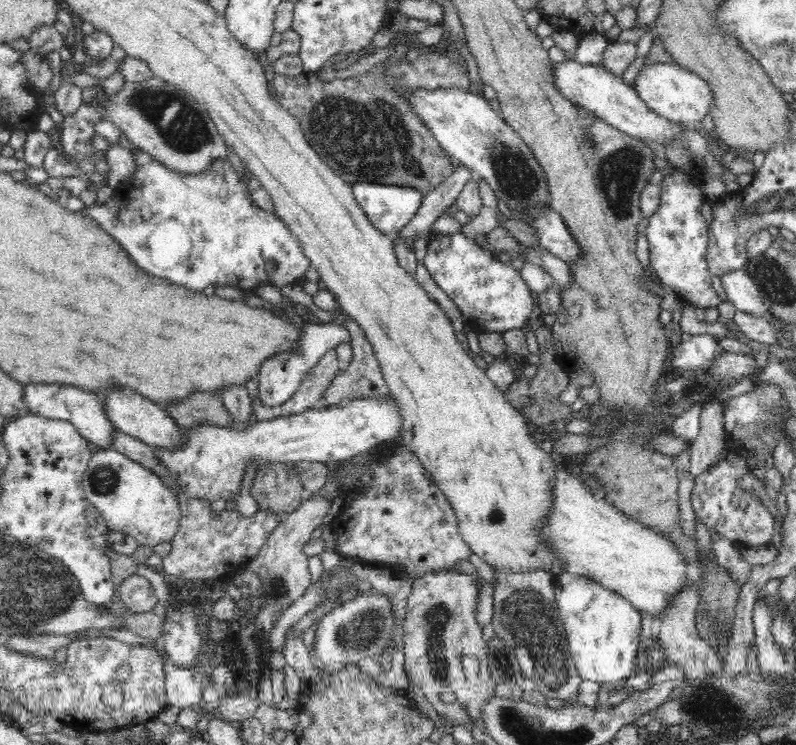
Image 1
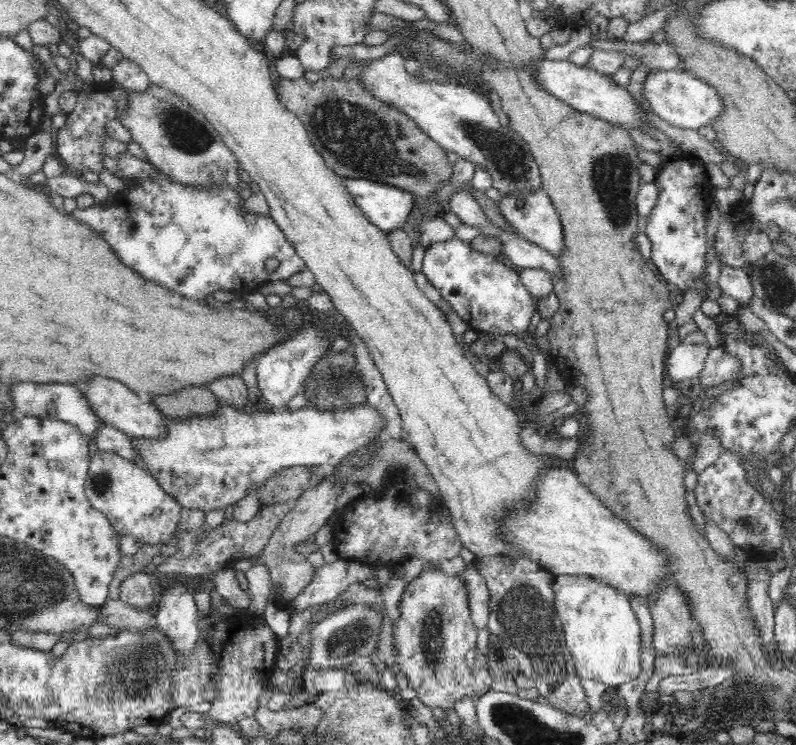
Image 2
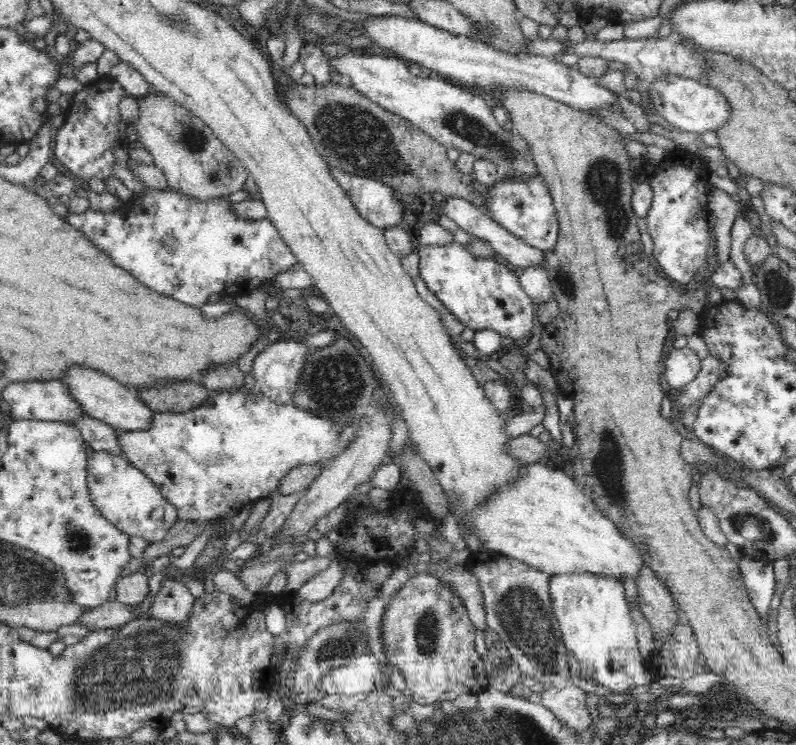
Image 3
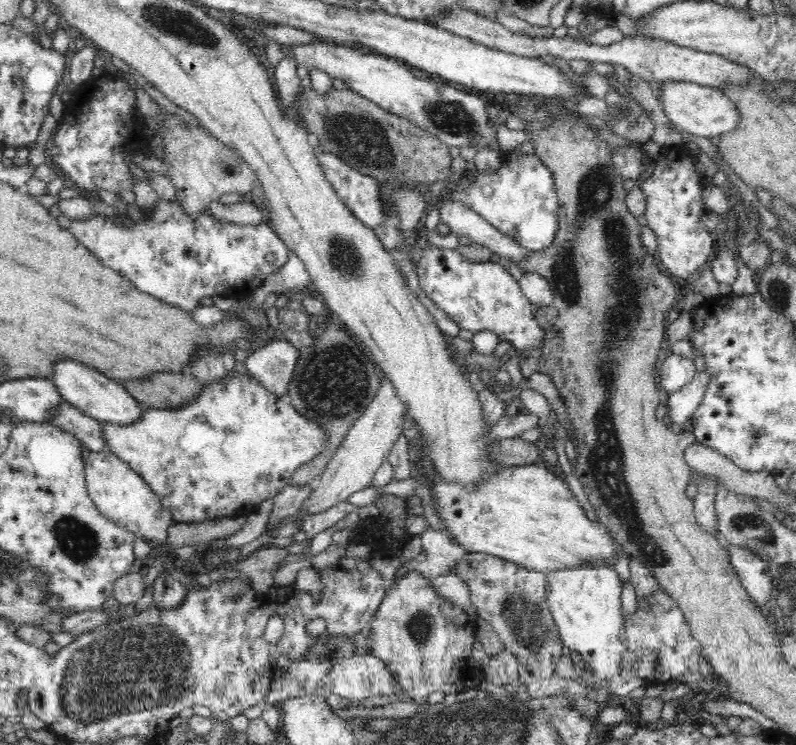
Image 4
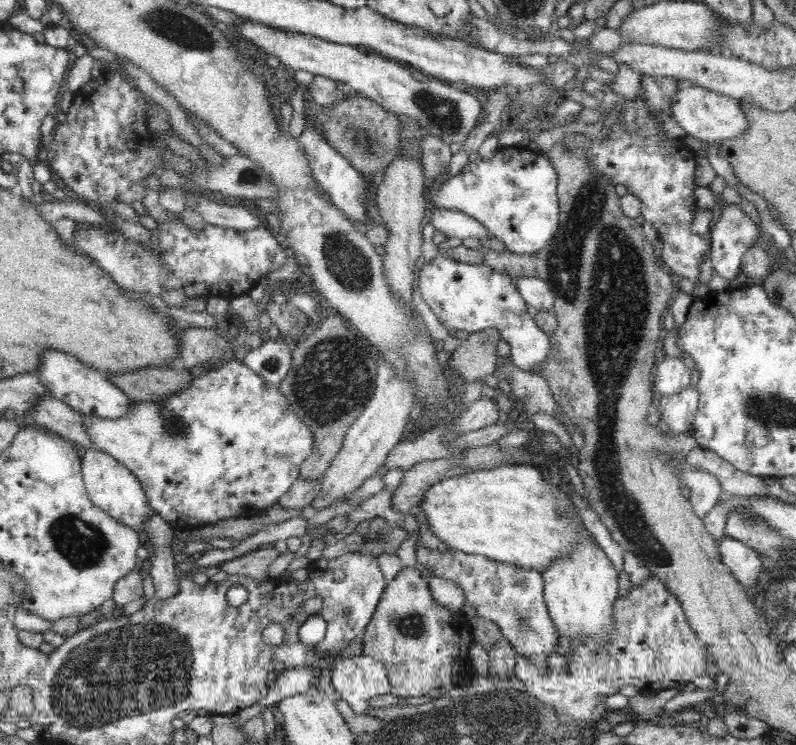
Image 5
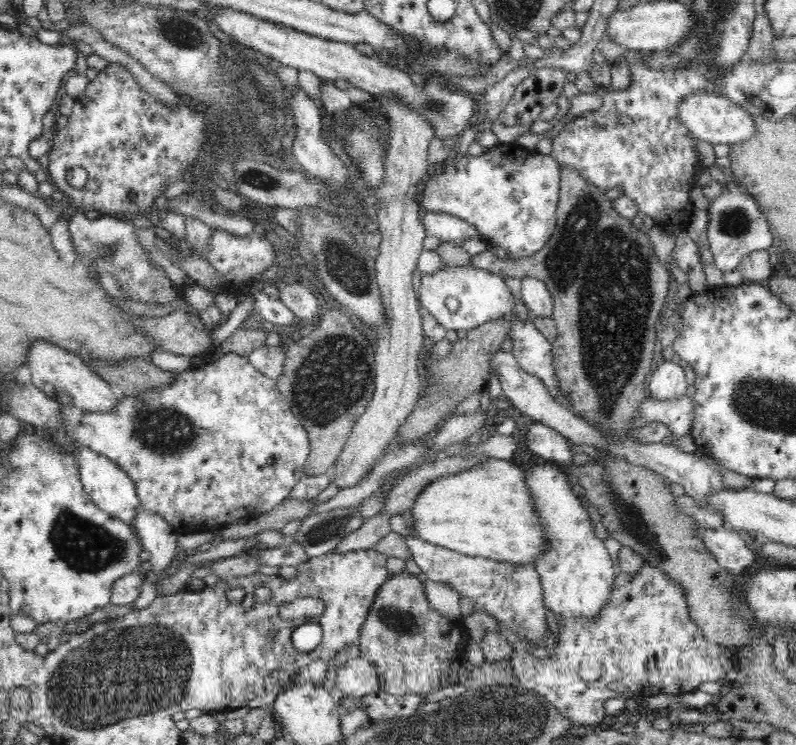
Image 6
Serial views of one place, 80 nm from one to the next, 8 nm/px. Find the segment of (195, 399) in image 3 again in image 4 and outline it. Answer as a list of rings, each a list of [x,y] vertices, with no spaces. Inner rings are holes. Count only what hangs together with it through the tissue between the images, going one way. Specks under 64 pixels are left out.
[[[160,374],[148,380],[126,380],[122,382],[128,392],[144,408],[174,409],[184,408],[200,396],[203,384],[192,374]]]

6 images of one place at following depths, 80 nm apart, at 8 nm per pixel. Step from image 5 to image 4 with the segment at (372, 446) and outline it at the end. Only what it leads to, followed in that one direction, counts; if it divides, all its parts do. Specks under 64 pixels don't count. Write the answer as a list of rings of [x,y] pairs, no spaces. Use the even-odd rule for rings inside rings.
[[[381,376],[380,388],[370,405],[360,418],[350,426],[348,434],[334,452],[322,475],[313,484],[312,494],[304,500],[302,508],[294,521],[302,522],[304,514],[322,514],[336,506],[338,502],[348,501],[355,492],[370,489],[375,473],[386,461],[388,453],[405,426],[405,406],[396,396],[396,389],[387,378]]]

